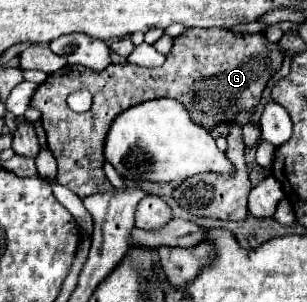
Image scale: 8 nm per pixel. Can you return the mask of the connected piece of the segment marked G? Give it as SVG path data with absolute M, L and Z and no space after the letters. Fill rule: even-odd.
M188 29L184 35L174 39L174 47L166 57L166 63L160 67L138 67L132 63L122 63L122 65L110 65L98 73L90 71L82 65L66 65L66 67L58 69L56 73L48 75L48 79L42 85L38 85L38 89L34 91L34 95L30 99L30 107L38 109L42 113L42 125L48 135L48 147L58 161L56 181L60 185L68 187L70 191L74 191L80 199L94 195L102 189L112 189L108 177L104 175L104 141L106 141L110 125L114 123L114 119L120 113L124 113L126 109L130 109L138 103L144 103L148 99L172 97L172 99L182 101L184 107L188 107L194 123L204 125L206 129L212 129L220 123L226 123L226 121L238 117L242 111L254 109L266 83L270 81L274 71L280 69L282 57L284 57L284 51L276 43L266 41L266 37L262 33L236 35L226 29ZM80 89L88 89L92 93L94 103L88 113L74 113L66 103L66 97L74 91L80 91Z

